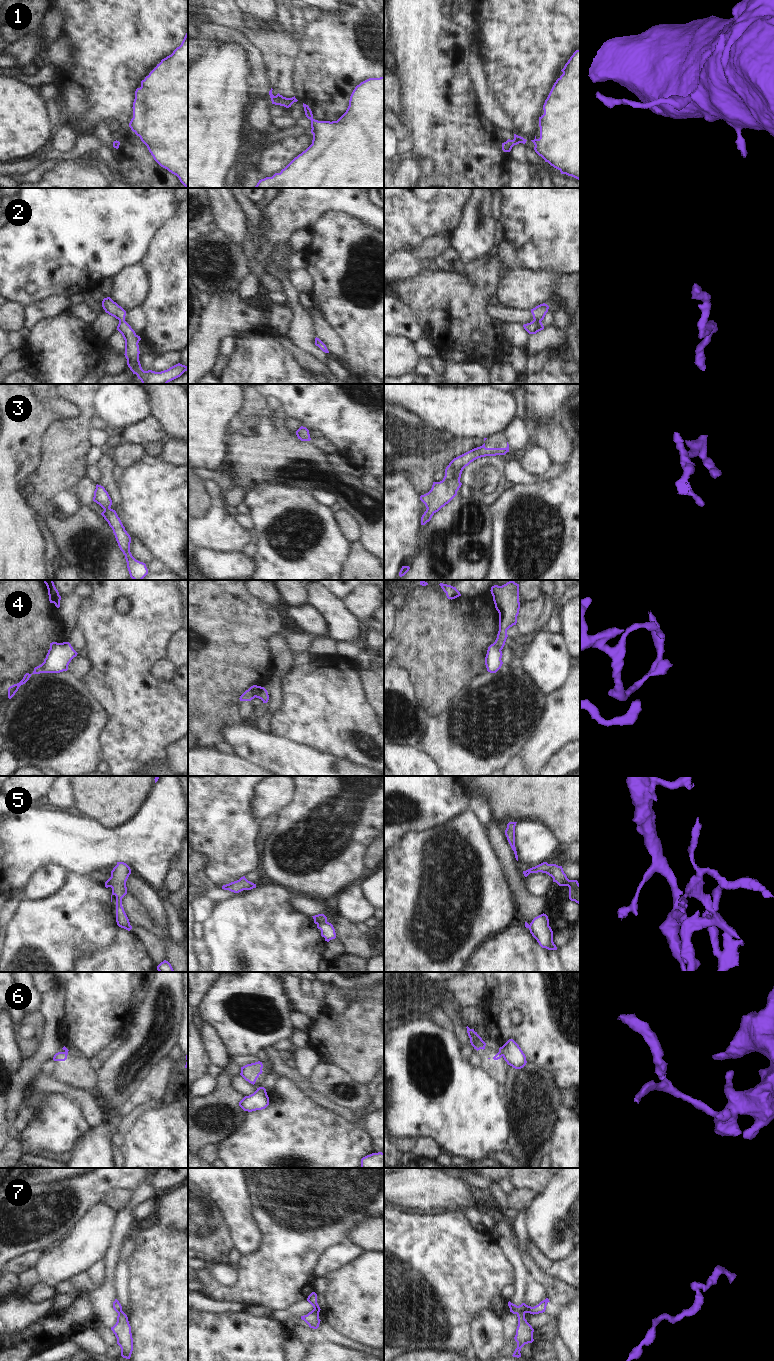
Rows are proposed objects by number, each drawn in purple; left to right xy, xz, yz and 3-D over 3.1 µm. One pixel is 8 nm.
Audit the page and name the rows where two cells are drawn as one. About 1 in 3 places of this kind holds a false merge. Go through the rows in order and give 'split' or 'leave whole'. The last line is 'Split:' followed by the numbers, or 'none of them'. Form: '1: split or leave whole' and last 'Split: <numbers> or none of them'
1: leave whole
2: leave whole
3: leave whole
4: split
5: split
6: split
7: split
Split: 4, 5, 6, 7

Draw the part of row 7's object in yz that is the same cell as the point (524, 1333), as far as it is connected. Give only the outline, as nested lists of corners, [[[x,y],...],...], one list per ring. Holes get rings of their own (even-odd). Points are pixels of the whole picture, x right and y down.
[[[520,1312],[517,1314],[518,1317],[518,1326],[516,1329],[516,1335],[514,1337],[515,1341],[517,1342],[517,1348],[513,1353],[513,1357],[521,1357],[521,1348],[528,1343],[532,1343],[533,1339],[533,1332],[534,1329],[532,1326],[527,1322],[525,1319],[525,1313]]]

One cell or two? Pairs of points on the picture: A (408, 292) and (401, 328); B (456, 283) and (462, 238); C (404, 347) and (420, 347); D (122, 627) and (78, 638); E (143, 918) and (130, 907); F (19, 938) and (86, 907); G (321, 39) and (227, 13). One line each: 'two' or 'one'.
A: two
B: two
C: two
D: two
E: one
F: one
G: two

